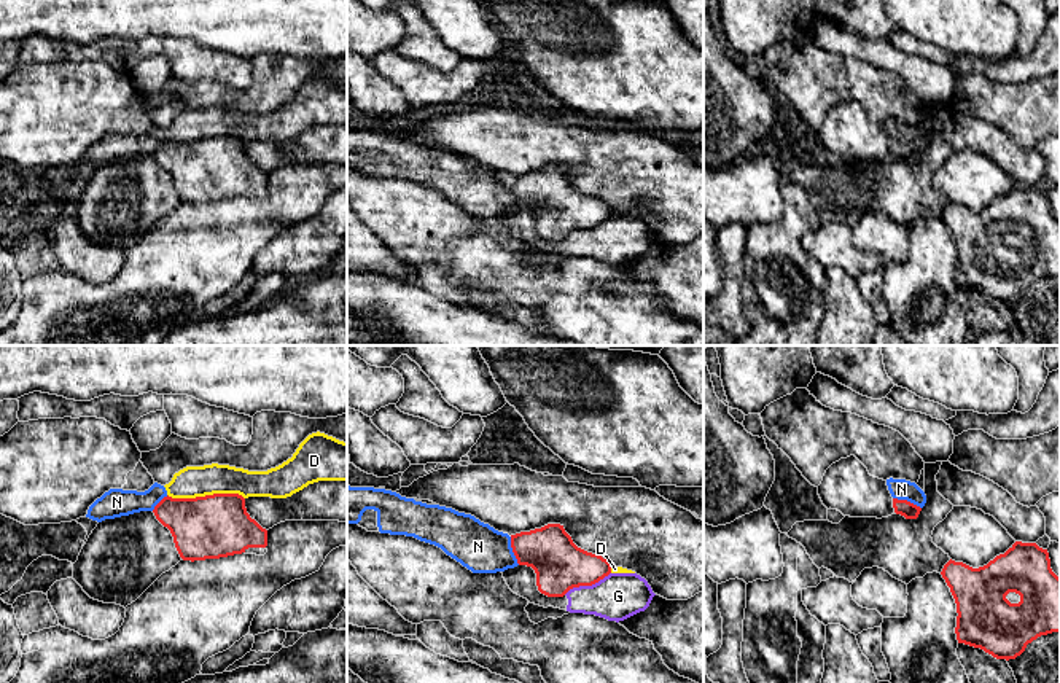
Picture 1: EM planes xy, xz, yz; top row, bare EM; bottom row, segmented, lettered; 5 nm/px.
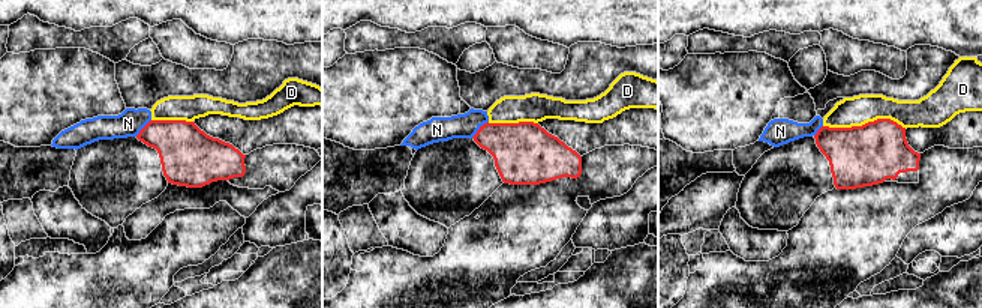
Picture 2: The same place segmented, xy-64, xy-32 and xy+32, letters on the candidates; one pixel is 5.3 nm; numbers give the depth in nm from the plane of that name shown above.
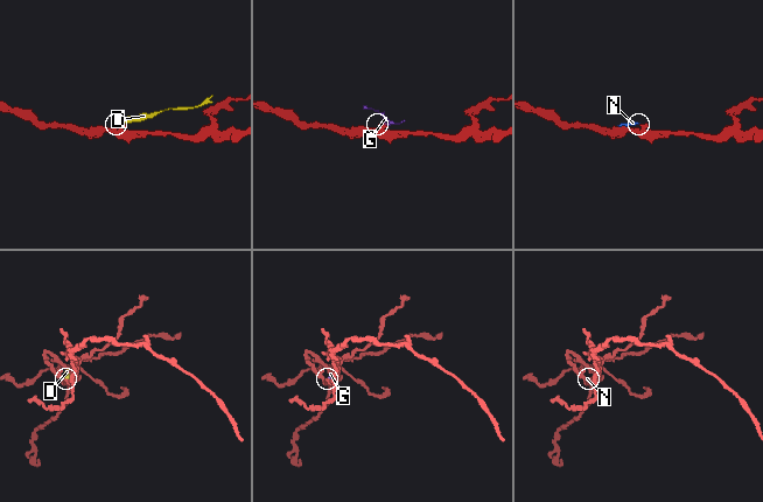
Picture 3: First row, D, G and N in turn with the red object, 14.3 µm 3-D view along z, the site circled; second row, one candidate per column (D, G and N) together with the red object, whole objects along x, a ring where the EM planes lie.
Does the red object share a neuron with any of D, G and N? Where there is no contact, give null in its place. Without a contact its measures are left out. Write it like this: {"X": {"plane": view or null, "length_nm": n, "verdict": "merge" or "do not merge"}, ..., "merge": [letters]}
{"D": {"plane": "xy", "length_nm": 400, "verdict": "do not merge"}, "G": {"plane": "xz", "length_nm": 260, "verdict": "do not merge"}, "N": {"plane": "xz", "length_nm": 150, "verdict": "do not merge"}, "merge": []}

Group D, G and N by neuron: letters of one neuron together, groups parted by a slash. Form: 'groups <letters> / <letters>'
groups D N / G

